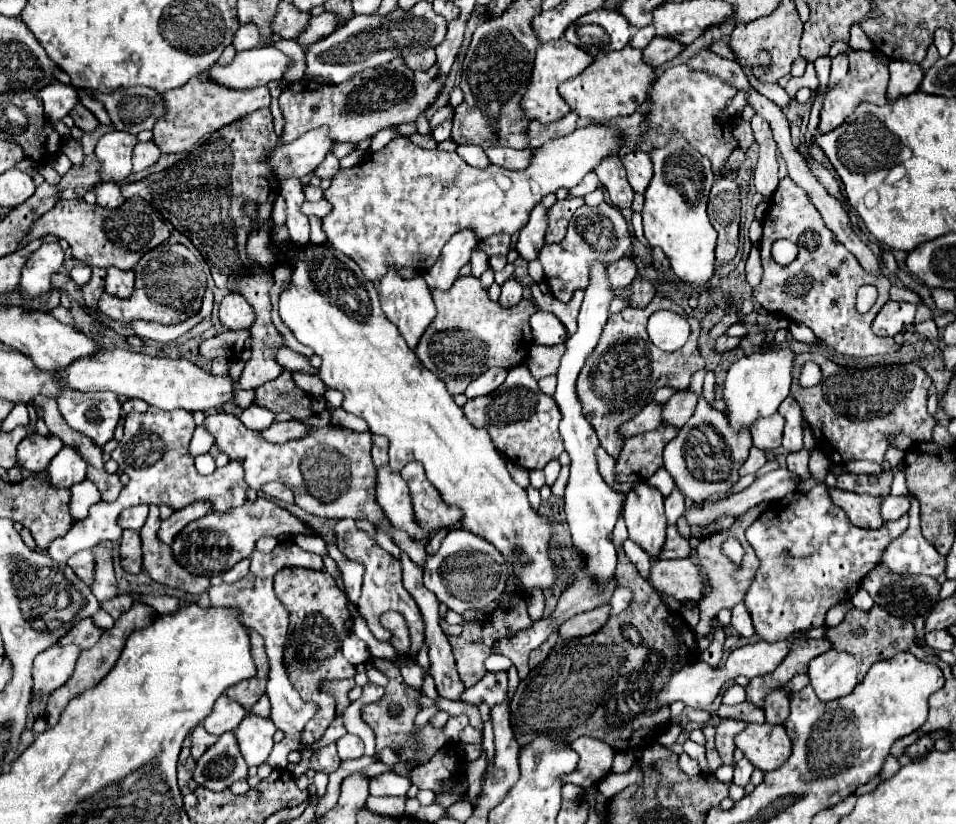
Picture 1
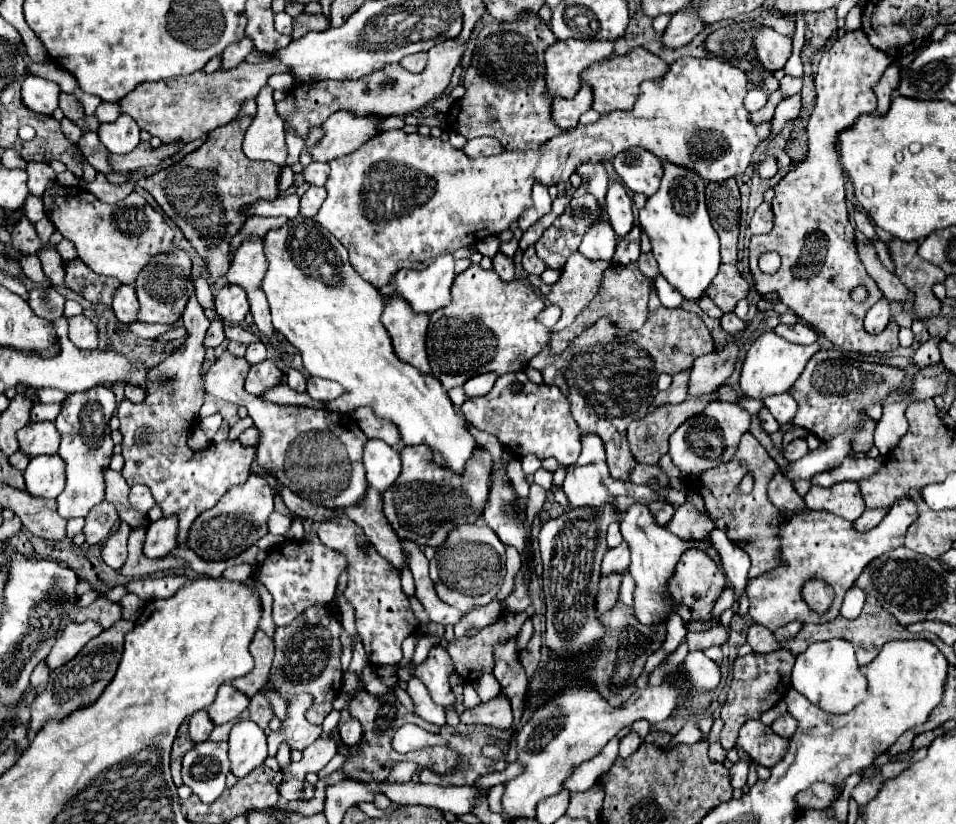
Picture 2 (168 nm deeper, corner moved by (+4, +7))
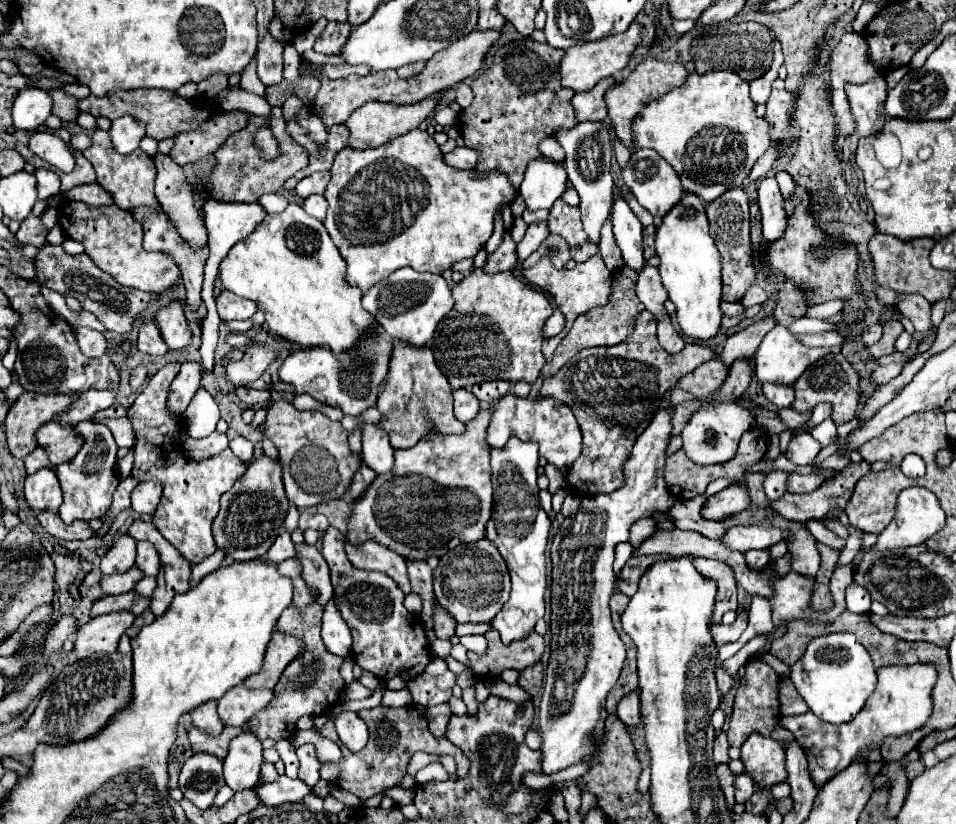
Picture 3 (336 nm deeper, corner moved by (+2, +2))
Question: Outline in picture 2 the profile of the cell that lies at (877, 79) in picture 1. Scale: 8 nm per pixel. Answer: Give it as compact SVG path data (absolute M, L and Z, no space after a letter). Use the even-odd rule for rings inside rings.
M854 30L854 32L844 32L824 54L822 54L822 60L820 60L820 64L818 64L818 72L816 72L816 92L818 92L818 102L816 102L816 110L812 112L812 116L810 116L810 122L808 122L808 156L792 170L792 172L788 172L778 184L776 184L776 188L774 188L774 198L772 198L772 210L774 210L774 228L768 232L768 234L760 234L760 236L752 236L752 240L750 240L750 272L752 272L752 278L754 278L754 286L756 286L756 290L760 292L760 294L770 294L770 292L778 292L778 296L780 296L780 302L784 302L790 310L794 310L806 324L810 324L812 328L816 328L818 332L822 332L822 334L826 334L828 336L828 340L830 342L834 342L836 346L840 346L842 350L848 350L848 352L856 352L856 354L872 354L872 352L880 352L880 354L884 354L884 352L892 352L892 350L896 350L898 348L898 334L896 334L896 328L894 328L894 324L890 324L882 334L868 334L866 330L864 330L864 326L862 324L858 324L858 304L852 300L852 290L856 288L856 286L864 286L866 290L880 290L878 286L876 286L876 282L868 276L868 272L866 272L866 268L864 268L864 264L862 264L862 260L858 258L858 252L856 252L856 242L854 242L854 226L850 224L850 220L848 220L848 212L846 212L846 202L844 202L844 170L842 170L842 164L840 164L840 152L836 150L836 146L838 146L838 136L840 136L840 132L842 130L846 130L846 128L852 128L854 124L856 124L856 120L858 120L858 116L862 116L862 114L874 114L876 112L876 96L874 96L874 92L872 92L872 86L880 80L880 76L882 76L882 72L886 70L886 66L890 66L894 60L890 60L890 56L886 56L884 52L878 52L878 48L874 48L868 40L866 40L866 34L862 32L862 30ZM770 250L776 250L778 254L780 254L780 258L782 258L782 266L780 266L780 270L776 272L776 274L764 274L760 268L758 268L758 258L760 258L760 254L764 254L764 252L770 252Z

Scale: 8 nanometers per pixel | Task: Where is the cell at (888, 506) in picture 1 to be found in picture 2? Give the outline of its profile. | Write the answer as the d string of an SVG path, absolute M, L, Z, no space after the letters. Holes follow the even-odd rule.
M864 510L862 516L852 522L852 526L856 532L866 532L866 530L878 526L878 522L884 518L884 514L886 514L886 510Z

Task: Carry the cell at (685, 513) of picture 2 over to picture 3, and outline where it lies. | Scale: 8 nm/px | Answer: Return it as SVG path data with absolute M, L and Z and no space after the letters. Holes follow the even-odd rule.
M730 485L722 489L720 493L708 497L702 505L702 517L708 521L726 521L734 515L738 515L742 509L748 509L748 493L744 485Z

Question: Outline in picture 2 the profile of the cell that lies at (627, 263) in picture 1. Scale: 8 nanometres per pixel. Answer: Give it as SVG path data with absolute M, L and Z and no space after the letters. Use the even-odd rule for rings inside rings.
M634 226L632 232L628 232L628 236L624 236L618 242L616 252L614 252L616 264L630 264L630 262L638 260L638 256L640 256L640 234L642 234L642 228Z

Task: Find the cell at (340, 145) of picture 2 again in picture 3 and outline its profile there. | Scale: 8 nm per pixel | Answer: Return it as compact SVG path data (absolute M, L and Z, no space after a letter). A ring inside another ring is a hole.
M432 95L432 99L424 99L418 101L414 105L388 105L388 103L380 103L380 101L372 101L360 109L356 109L350 119L346 121L346 127L350 129L350 139L348 139L348 147L350 149L374 149L380 147L384 143L388 143L390 139L408 133L410 129L416 129L420 125L420 121L424 121L432 109L436 107L440 95Z

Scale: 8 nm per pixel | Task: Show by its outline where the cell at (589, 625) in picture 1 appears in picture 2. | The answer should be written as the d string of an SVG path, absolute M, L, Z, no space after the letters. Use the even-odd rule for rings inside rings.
M624 574L602 576L602 580L600 580L600 590L598 590L598 598L596 598L596 608L598 608L600 614L606 612L606 610L610 610L610 608L616 604L622 576L624 576Z

